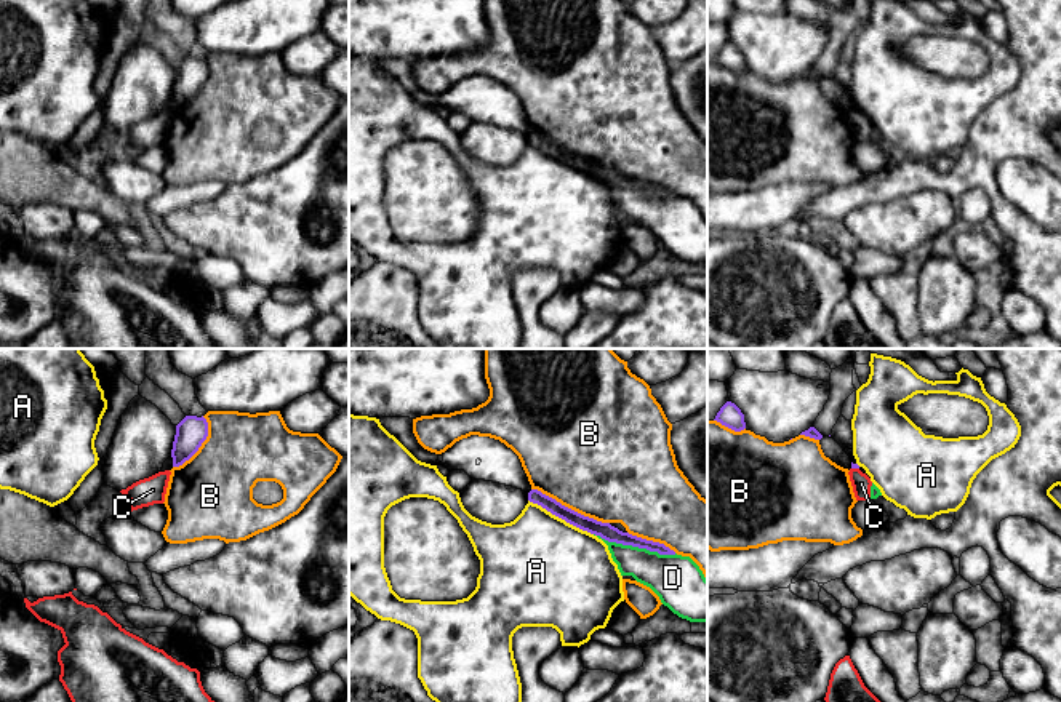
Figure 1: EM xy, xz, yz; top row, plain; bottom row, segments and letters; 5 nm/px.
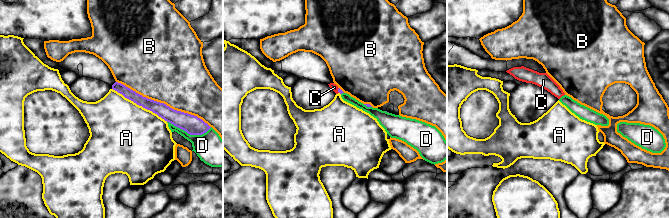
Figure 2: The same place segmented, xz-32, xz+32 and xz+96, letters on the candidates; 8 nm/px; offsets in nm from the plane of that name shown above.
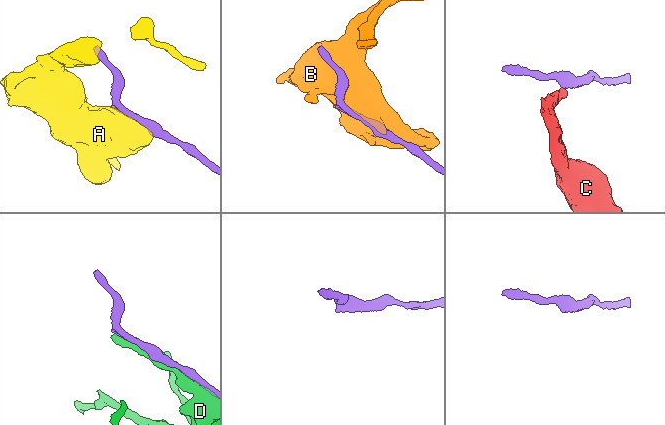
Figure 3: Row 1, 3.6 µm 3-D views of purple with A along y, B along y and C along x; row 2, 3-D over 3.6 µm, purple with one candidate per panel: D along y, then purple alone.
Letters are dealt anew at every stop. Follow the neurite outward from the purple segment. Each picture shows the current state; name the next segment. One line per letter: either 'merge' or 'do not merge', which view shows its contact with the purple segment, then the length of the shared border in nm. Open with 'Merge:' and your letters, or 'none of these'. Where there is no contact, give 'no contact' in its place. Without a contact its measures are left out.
Merge: none of these
A: do not merge | xz | 380 nm
B: do not merge | xz | 440 nm
C: do not merge | yz | 40 nm
D: do not merge | xz | 420 nm

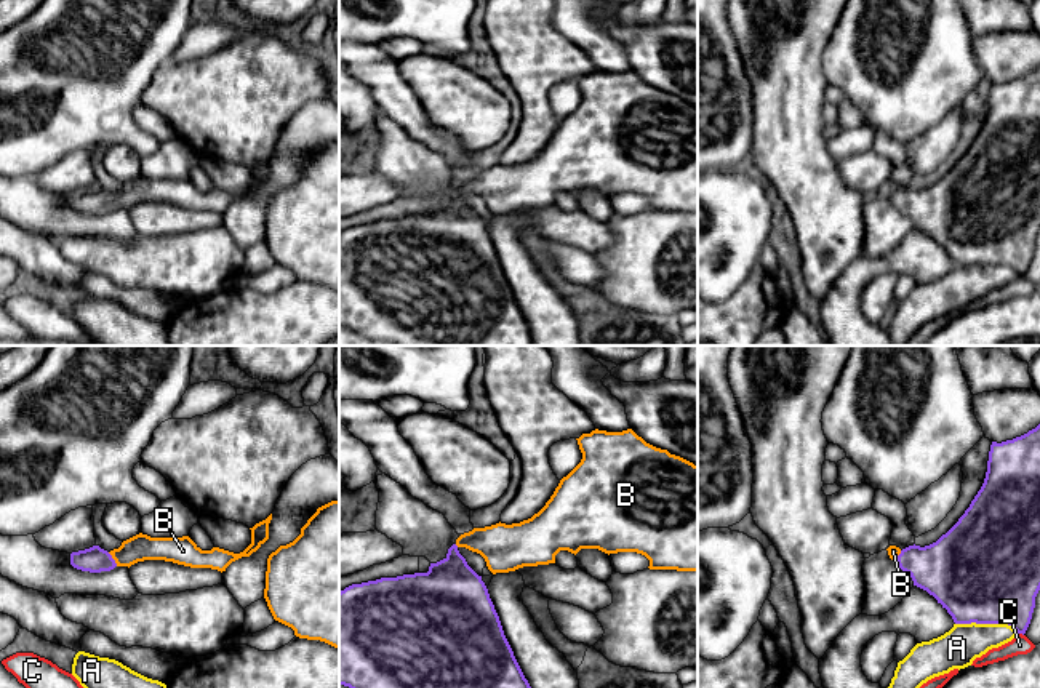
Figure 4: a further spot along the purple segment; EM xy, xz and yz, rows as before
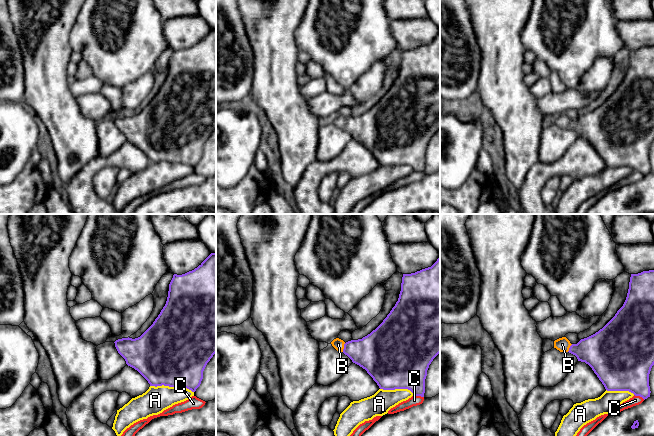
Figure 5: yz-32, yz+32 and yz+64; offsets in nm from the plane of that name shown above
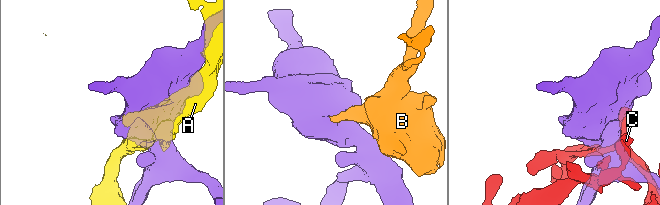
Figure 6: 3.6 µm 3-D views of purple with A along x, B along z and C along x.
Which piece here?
Merge: B
A: do not merge | yz | 320 nm
B: merge | xy | 90 nm
C: do not merge | yz | 40 nm

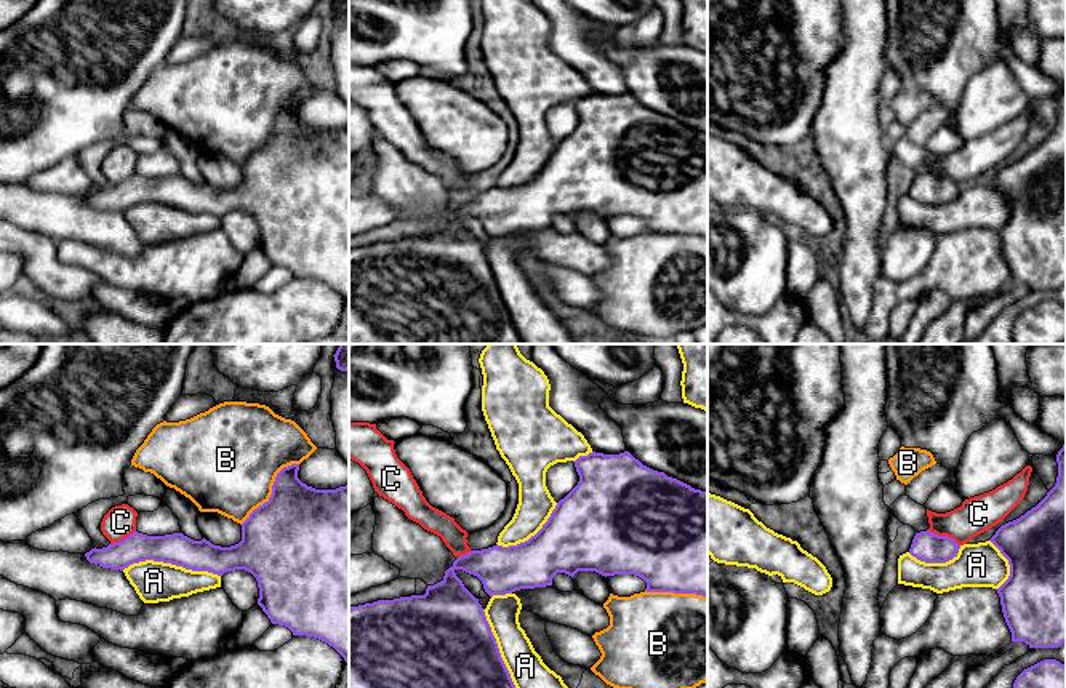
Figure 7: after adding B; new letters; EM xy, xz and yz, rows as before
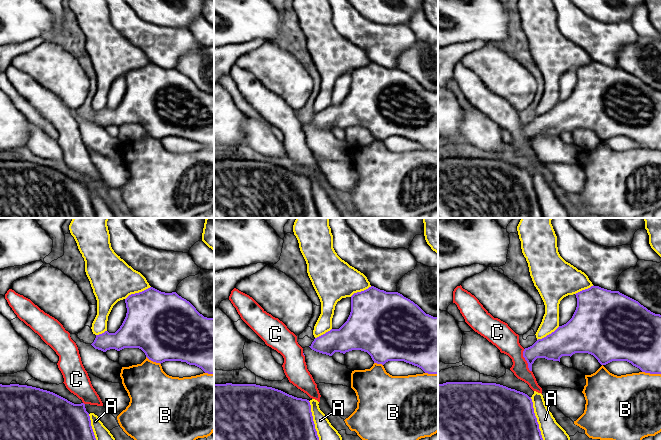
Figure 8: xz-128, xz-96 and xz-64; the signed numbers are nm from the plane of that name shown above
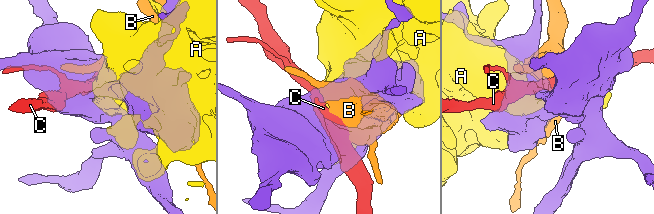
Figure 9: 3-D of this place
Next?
Merge: none of these
A: do not merge | xy | 500 nm
B: do not merge | xy | 420 nm
C: do not merge | yz | 190 nm

